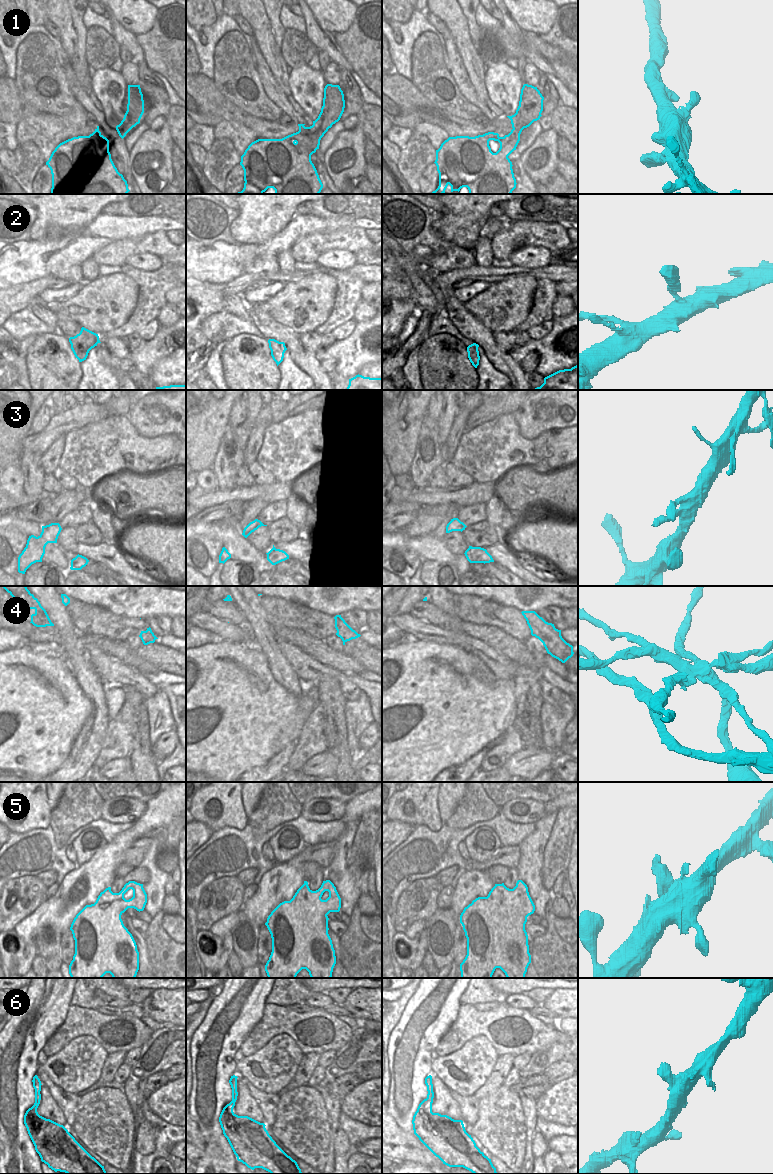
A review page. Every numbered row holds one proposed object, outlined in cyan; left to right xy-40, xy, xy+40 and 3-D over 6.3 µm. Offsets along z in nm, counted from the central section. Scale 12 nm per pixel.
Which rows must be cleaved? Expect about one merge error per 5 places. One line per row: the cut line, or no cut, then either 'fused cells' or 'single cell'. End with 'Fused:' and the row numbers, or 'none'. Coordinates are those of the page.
1: no cut | single cell
2: no cut | single cell
3: no cut | single cell
4: xy (342, 639), (343, 642) | fused cells
5: no cut | single cell
6: no cut | single cell
Fused: 4

